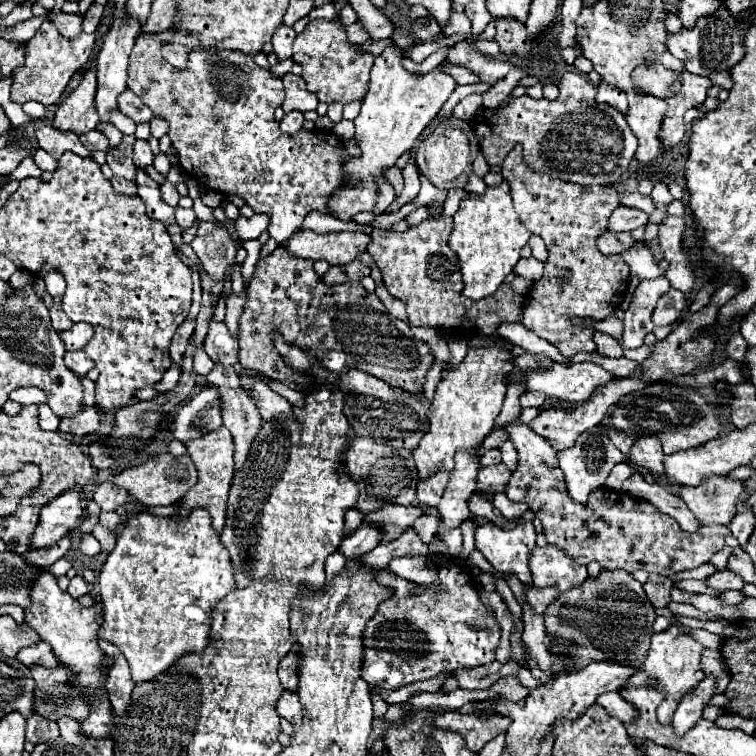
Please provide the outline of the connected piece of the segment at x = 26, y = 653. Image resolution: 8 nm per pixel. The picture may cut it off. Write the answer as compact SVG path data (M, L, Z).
M40 641L32 647L24 647L20 649L18 661L22 661L26 667L30 665L44 665L44 667L58 667L60 661L58 657L54 657L54 651L50 649L50 645L46 645L46 641Z

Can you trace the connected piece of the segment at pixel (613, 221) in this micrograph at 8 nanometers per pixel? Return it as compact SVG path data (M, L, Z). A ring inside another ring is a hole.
M616 207L614 213L610 215L610 225L608 229L614 231L614 233L620 233L620 231L634 231L636 227L640 225L646 225L648 223L648 215L640 209L632 209L632 207Z

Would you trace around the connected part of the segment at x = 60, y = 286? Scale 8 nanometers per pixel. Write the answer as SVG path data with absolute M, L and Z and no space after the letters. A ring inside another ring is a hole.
M50 271L50 273L44 277L44 283L46 283L48 293L50 293L54 299L62 299L62 295L64 295L64 287L66 287L62 273L58 273L58 271Z

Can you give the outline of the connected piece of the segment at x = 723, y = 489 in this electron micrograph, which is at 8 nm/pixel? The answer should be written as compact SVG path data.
M710 477L696 487L680 487L678 495L702 525L728 525L736 513L742 481L730 477Z

